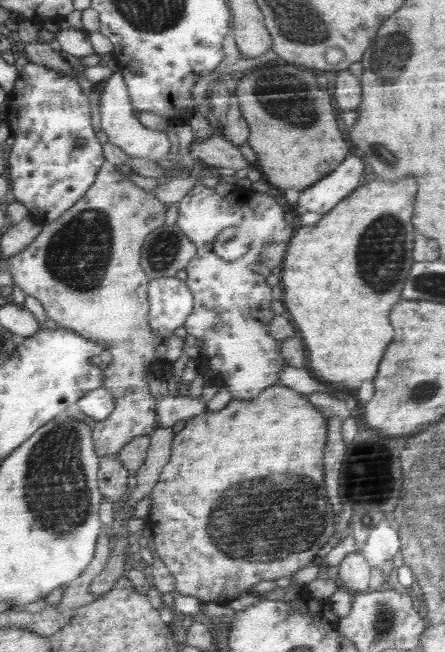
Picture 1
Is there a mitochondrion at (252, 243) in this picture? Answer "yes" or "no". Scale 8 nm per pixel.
no

